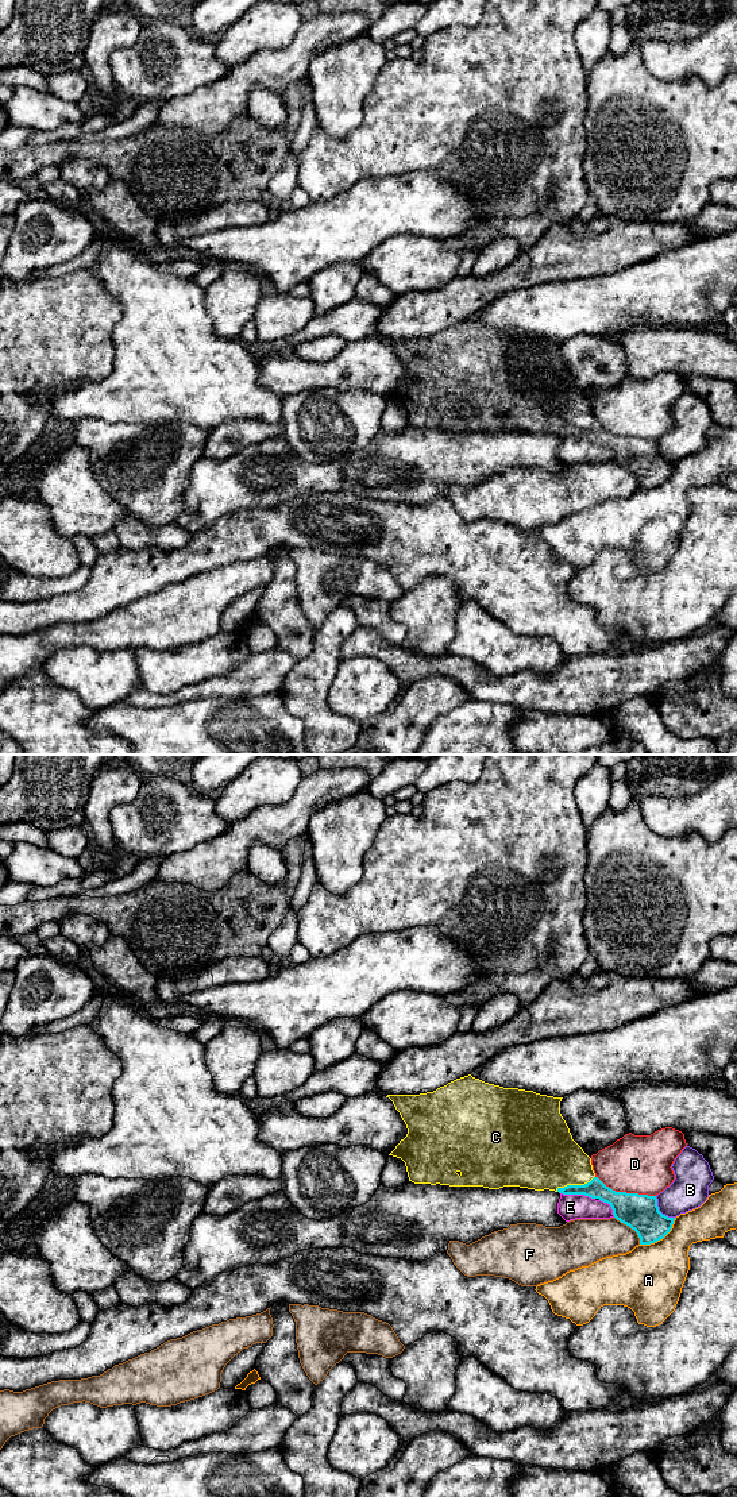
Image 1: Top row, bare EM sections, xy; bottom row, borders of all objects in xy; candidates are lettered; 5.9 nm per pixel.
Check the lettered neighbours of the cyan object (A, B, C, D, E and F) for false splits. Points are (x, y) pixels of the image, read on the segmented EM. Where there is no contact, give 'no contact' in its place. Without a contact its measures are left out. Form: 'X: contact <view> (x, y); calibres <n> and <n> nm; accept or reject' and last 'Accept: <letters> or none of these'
A: contact xy (660, 1238); calibres 220 and 400 nm; reject
B: contact xy (659, 1211); calibres 220 and 220 nm; reject
C: contact xy (575, 1185); calibres 110 and 380 nm; accept
D: contact xy (625, 1192); calibres 220 and 360 nm; reject
E: contact xy (578, 1193); calibres 120 and 160 nm; reject
F: contact xy (631, 1227); calibres 220 and 260 nm; reject
Accept: C

